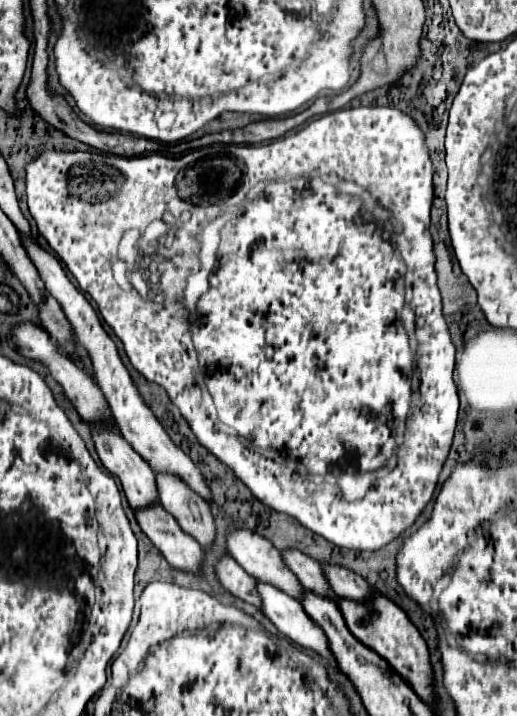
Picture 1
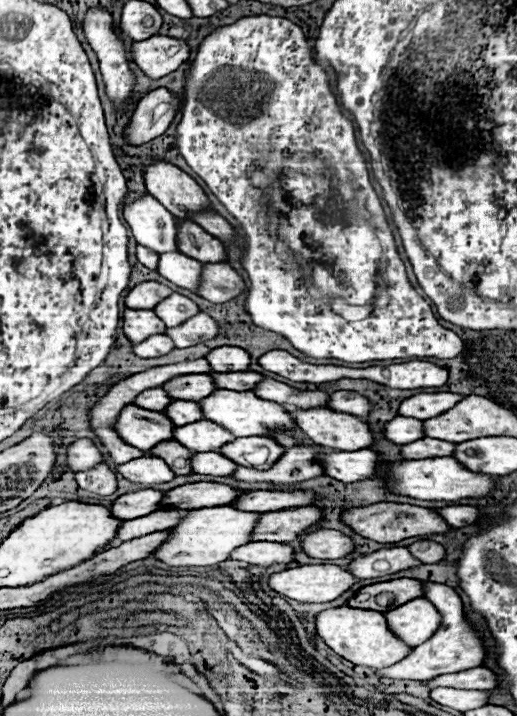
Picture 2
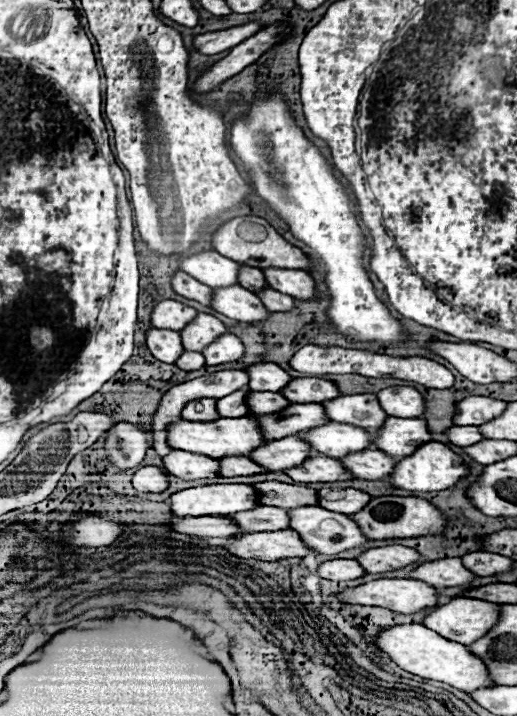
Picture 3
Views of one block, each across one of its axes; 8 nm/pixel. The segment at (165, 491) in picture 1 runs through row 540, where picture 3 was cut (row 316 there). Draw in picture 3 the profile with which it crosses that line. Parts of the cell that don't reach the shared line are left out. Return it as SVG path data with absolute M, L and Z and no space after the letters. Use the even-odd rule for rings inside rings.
M198 314L196 320L180 332L182 344L190 352L202 352L210 342L214 342L222 334L226 334L226 326L210 314Z

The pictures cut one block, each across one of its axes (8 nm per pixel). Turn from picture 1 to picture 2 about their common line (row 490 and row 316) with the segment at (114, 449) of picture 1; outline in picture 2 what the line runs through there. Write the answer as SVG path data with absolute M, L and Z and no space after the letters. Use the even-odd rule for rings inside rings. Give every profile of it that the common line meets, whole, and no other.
M124 310L124 332L132 344L140 344L154 334L164 334L164 322L152 310Z

